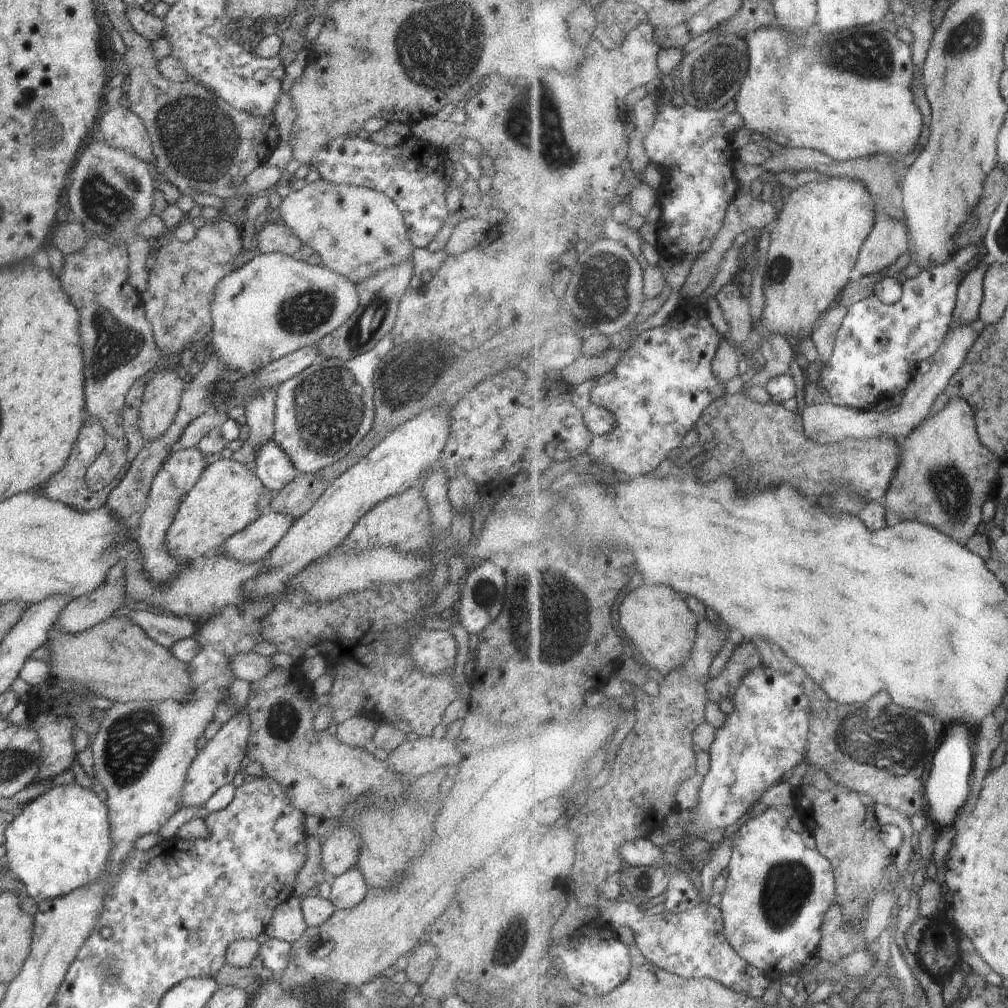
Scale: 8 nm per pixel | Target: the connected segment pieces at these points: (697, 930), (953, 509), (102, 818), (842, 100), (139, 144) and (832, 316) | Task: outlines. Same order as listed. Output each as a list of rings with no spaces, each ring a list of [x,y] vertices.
[[[601,896],[600,918],[616,931],[628,926],[635,931],[637,946],[658,968],[668,970],[684,978],[712,978],[724,986],[746,994],[750,998],[763,999],[774,980],[760,968],[752,966],[742,958],[726,935],[726,924],[722,907],[712,906],[708,900],[684,911],[664,909],[660,914],[648,916],[644,906],[634,902],[620,902]]]
[[[954,396],[942,412],[931,413],[926,422],[916,428],[900,446],[902,462],[886,496],[887,524],[892,527],[904,520],[918,520],[934,526],[936,530],[943,531],[966,546],[970,538],[985,528],[982,508],[997,495],[1004,462],[995,451],[984,445],[974,408],[966,398]]]
[[[80,784],[58,785],[30,801],[14,822],[10,822],[4,832],[6,855],[4,868],[18,881],[24,884],[30,898],[36,902],[54,900],[70,894],[76,888],[82,888],[90,882],[96,882],[106,866],[108,852],[112,852],[112,830],[110,830],[108,808],[104,801],[93,790],[83,788]]]
[[[817,23],[810,32],[804,34],[796,34],[792,30],[782,30],[774,25],[774,28],[760,28],[748,34],[748,49],[751,51],[751,70],[747,76],[747,80],[740,90],[737,97],[737,111],[744,116],[745,127],[750,131],[759,133],[763,138],[776,141],[783,146],[792,146],[792,148],[810,148],[816,151],[822,150],[826,154],[830,154],[832,159],[837,161],[858,160],[874,154],[890,154],[894,156],[894,160],[901,164],[904,161],[904,154],[914,150],[922,138],[924,132],[924,116],[920,106],[916,104],[916,96],[914,96],[914,72],[917,72],[916,64],[914,64],[914,54],[912,54],[912,46],[908,42],[904,42],[902,38],[898,38],[894,32],[884,30],[880,27],[880,23],[873,23],[867,26],[860,26],[852,36],[846,36],[846,30],[834,34],[824,34]]]
[[[114,104],[103,109],[92,132],[106,140],[108,146],[122,148],[128,152],[132,150],[142,162],[148,164],[157,161],[142,120],[124,106]]]
[[[835,305],[829,309],[822,318],[818,328],[814,330],[812,338],[819,352],[819,360],[822,364],[828,364],[835,352],[838,334],[844,325],[846,316],[850,313],[847,305]]]

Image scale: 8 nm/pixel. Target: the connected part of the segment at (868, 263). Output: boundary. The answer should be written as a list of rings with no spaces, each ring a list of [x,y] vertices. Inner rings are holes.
[[[886,218],[876,223],[875,230],[860,252],[857,270],[863,276],[884,272],[908,251],[909,238],[904,222],[900,220]]]

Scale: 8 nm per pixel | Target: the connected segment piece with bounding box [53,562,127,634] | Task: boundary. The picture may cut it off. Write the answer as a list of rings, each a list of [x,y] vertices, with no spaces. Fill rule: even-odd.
[[[118,562],[108,570],[106,582],[96,591],[68,602],[53,627],[68,634],[78,634],[104,623],[126,609],[124,592],[124,562]]]

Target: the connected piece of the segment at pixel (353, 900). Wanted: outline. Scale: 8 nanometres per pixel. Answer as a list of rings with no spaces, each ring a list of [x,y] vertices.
[[[358,866],[330,878],[330,883],[332,892],[327,900],[330,900],[336,909],[354,908],[364,900],[369,890]]]

